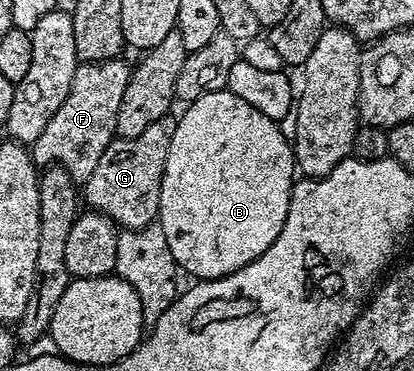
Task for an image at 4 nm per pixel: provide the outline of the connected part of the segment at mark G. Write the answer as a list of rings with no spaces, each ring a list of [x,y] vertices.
[[[167,116],[144,128],[140,136],[115,137],[104,148],[100,164],[84,184],[84,202],[91,211],[106,214],[115,226],[125,230],[140,230],[153,223],[158,216],[160,184],[164,176],[164,164],[168,160],[168,147],[172,144],[172,132],[176,132],[176,121]]]

